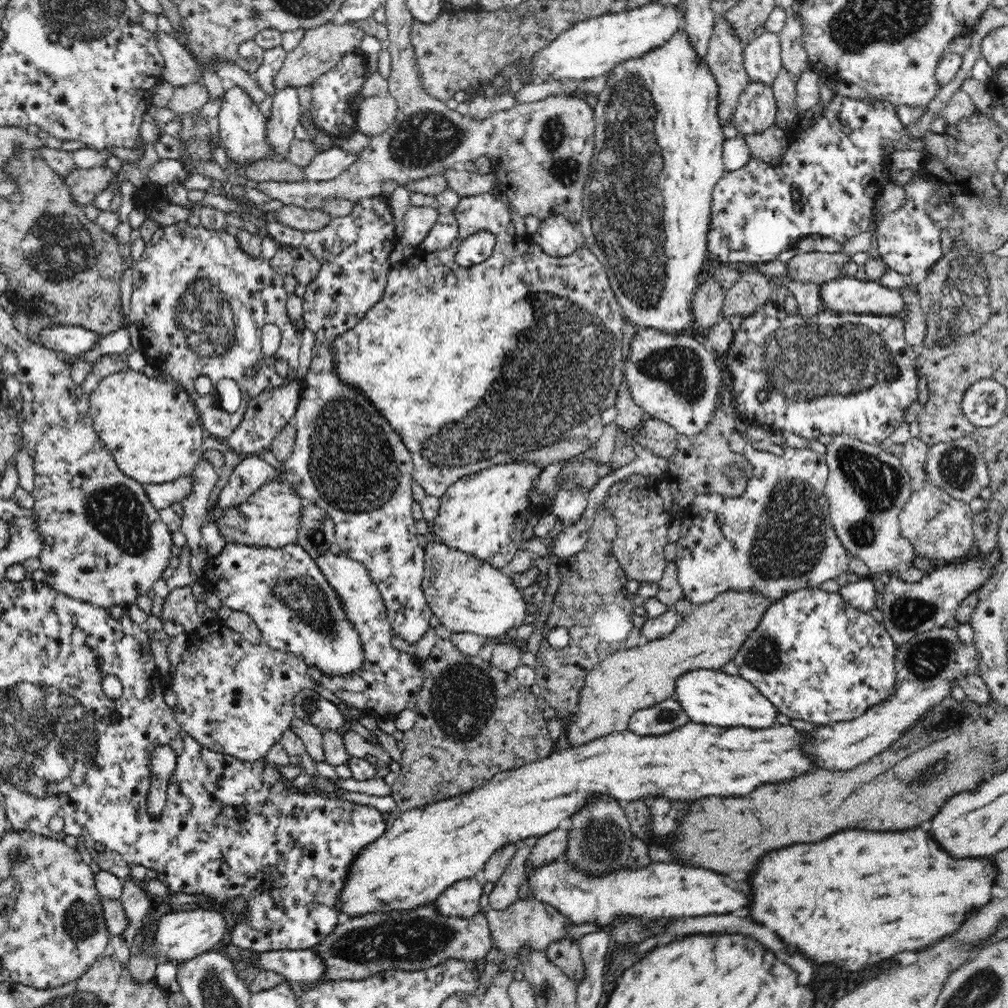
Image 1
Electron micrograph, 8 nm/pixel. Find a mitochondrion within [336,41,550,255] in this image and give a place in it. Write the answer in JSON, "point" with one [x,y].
{"point":[423,138]}

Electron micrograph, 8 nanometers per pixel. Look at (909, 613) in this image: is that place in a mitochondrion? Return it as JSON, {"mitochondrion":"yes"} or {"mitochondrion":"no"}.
{"mitochondrion":"yes"}

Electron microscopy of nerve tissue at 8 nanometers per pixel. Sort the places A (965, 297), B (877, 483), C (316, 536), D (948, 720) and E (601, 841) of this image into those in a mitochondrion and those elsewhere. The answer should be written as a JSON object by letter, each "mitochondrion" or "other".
{"A":"mitochondrion","B":"mitochondrion","C":"mitochondrion","D":"mitochondrion","E":"mitochondrion"}

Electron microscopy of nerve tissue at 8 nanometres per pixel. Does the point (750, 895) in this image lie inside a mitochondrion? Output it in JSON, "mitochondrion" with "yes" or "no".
{"mitochondrion":"no"}

